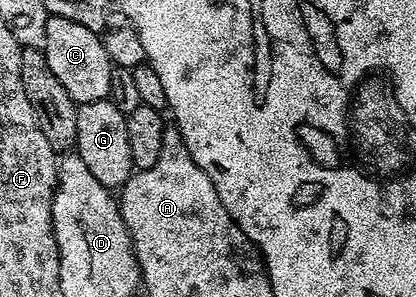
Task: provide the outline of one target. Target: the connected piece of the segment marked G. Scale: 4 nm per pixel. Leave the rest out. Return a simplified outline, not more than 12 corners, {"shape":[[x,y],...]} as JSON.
{"shape":[[79,104],[75,154],[104,188],[135,171],[126,113]]}

